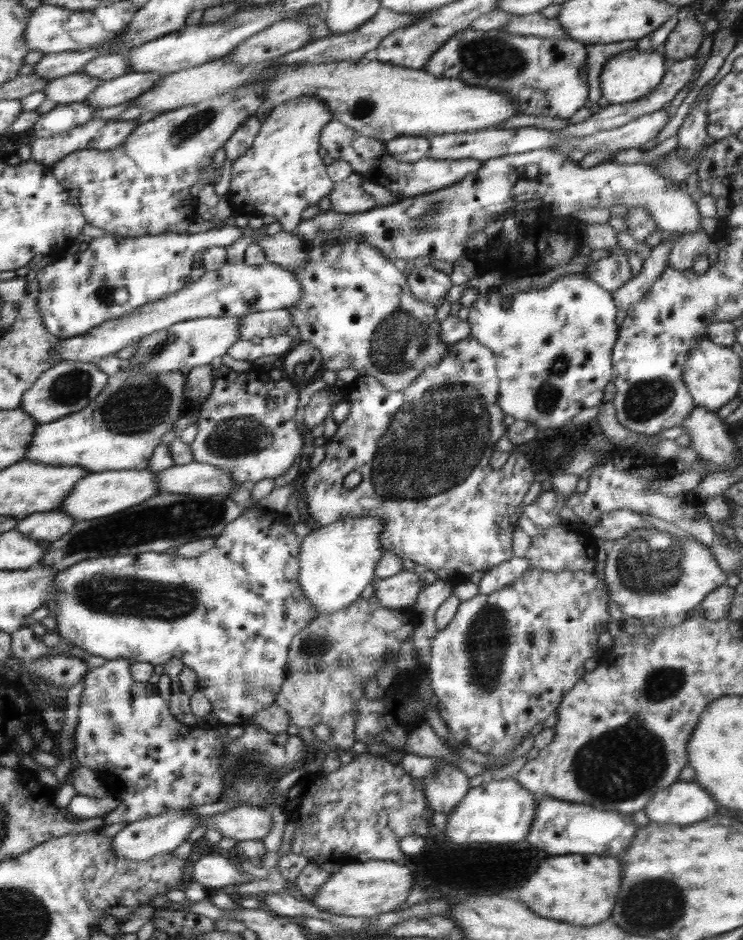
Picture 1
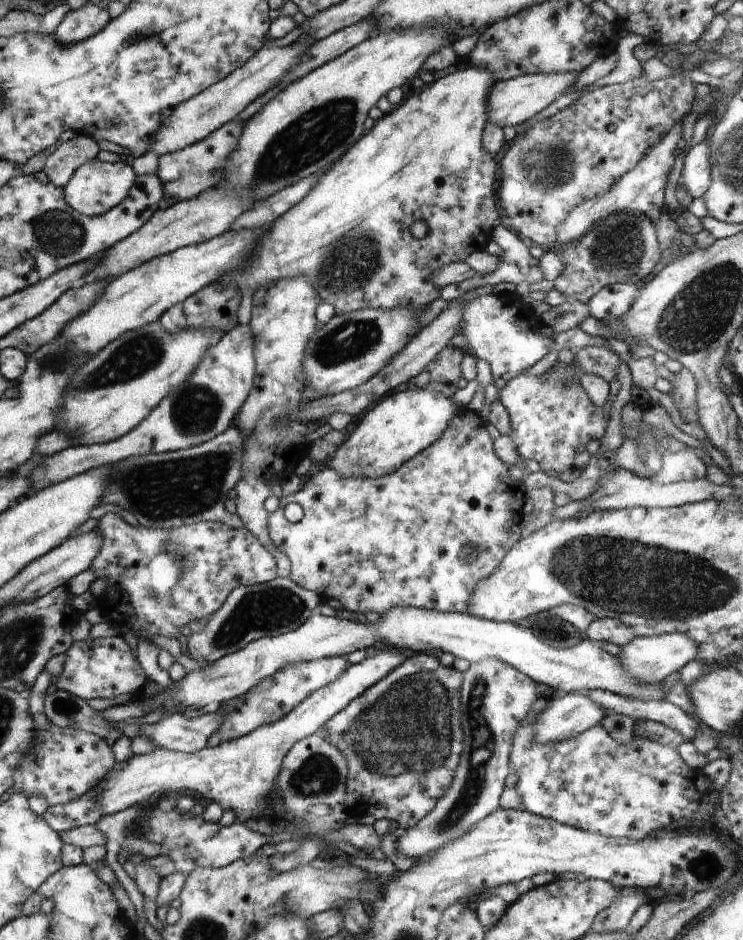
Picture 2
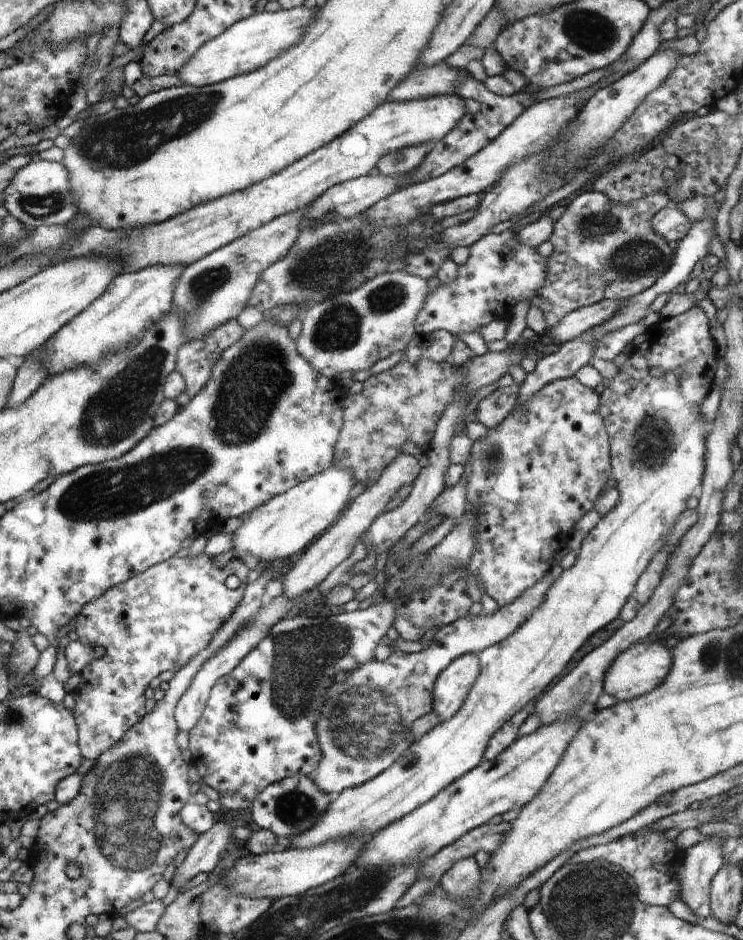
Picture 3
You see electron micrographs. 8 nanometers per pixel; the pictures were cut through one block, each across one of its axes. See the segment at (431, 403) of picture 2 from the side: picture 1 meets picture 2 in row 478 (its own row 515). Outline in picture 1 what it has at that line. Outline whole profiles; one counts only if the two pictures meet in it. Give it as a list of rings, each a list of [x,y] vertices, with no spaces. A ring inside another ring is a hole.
[[[347,516],[310,532],[301,540],[298,586],[317,612],[338,612],[355,600],[376,580],[374,569],[381,559],[384,521],[379,516]]]

